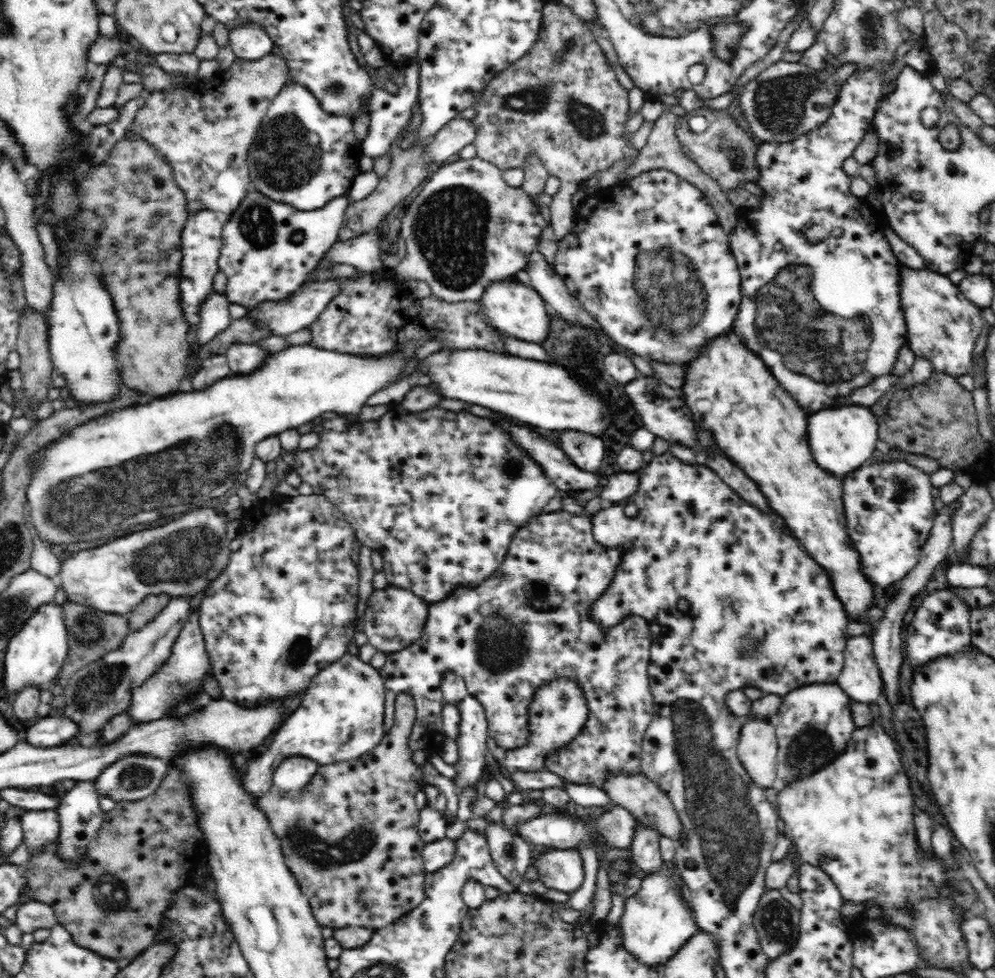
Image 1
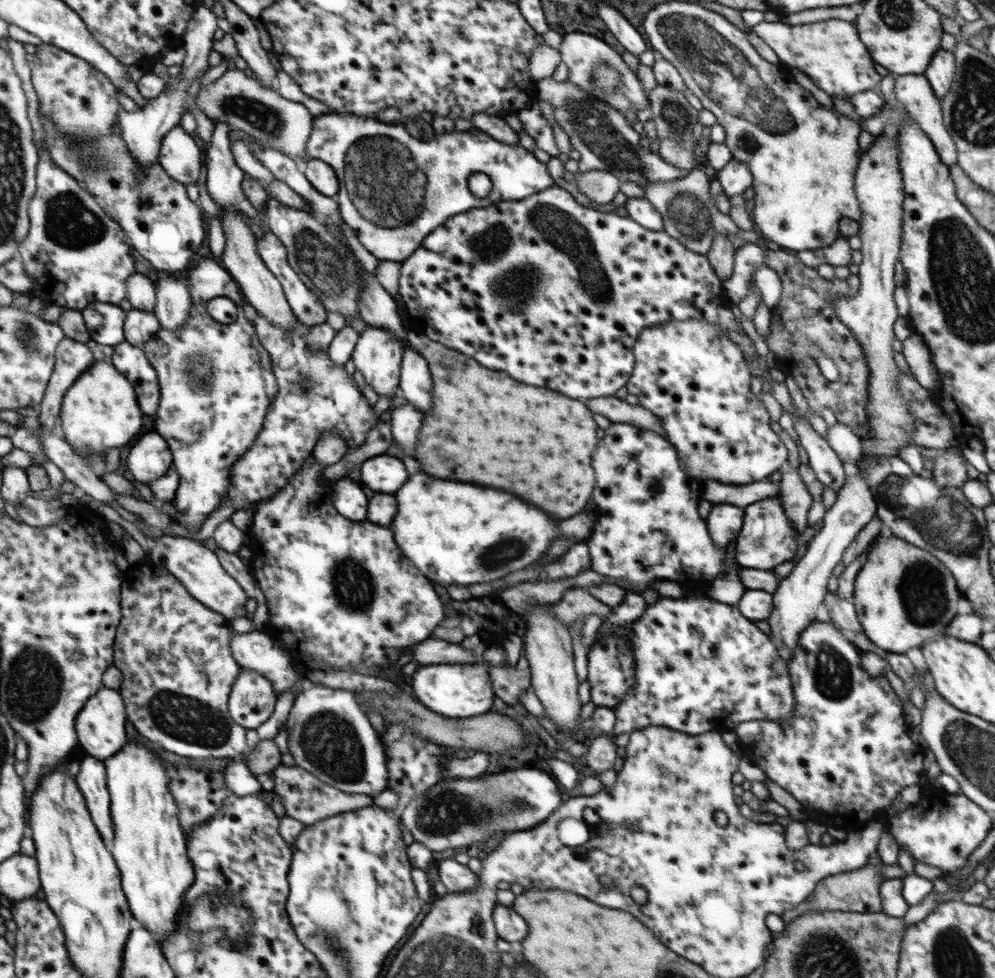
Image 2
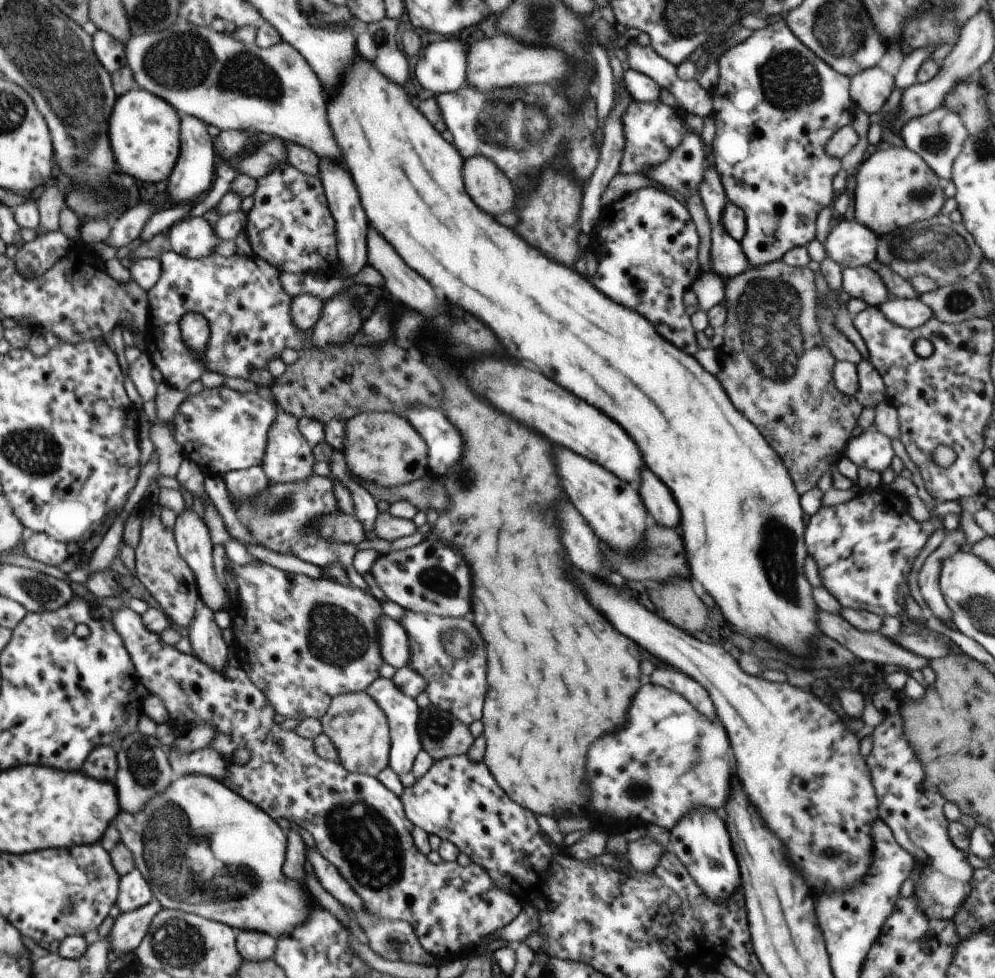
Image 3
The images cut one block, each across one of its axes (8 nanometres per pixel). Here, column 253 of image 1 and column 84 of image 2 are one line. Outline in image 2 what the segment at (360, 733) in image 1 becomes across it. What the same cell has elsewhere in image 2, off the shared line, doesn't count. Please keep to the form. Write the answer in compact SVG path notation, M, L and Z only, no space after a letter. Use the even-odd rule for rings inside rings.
M83 754L80 760L80 770L76 776L80 790L83 791L87 807L90 808L103 842L111 851L115 833L111 820L111 794L107 788L107 767L104 766L104 761L87 754Z

